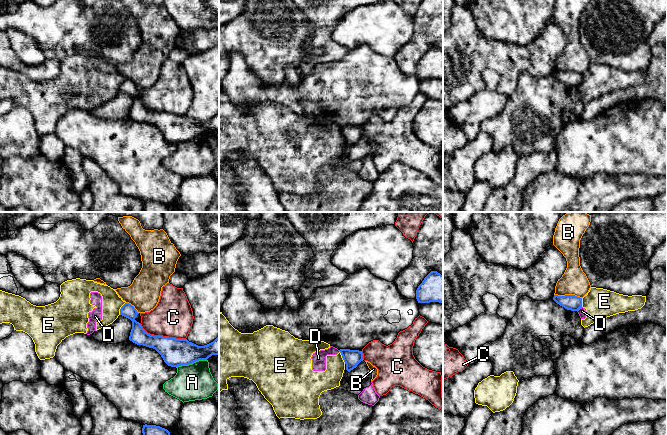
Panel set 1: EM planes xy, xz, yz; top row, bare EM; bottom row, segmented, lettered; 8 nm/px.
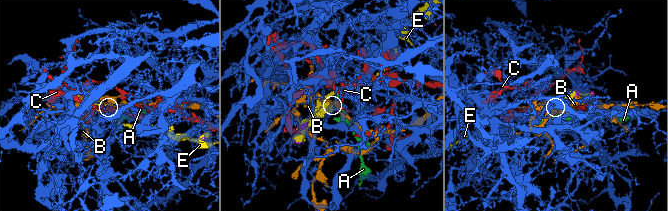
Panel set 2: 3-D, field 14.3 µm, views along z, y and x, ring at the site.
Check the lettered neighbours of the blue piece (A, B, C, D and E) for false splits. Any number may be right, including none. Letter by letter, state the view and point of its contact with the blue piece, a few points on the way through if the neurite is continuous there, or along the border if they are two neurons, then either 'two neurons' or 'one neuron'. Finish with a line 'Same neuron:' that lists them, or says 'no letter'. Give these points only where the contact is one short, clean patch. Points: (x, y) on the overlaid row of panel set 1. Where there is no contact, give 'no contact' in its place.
A: meets blue in xy at (191, 363); two neurons
B: meets blue in yz at (568, 295); two neurons
C: meets blue in xy at (162, 336); two neurons
D: meets blue in yz at (579, 308); two neurons
E: meets blue in xy at (121, 308); two neurons
Same neuron: no letter

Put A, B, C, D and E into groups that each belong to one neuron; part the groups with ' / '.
A / B / C / D E

